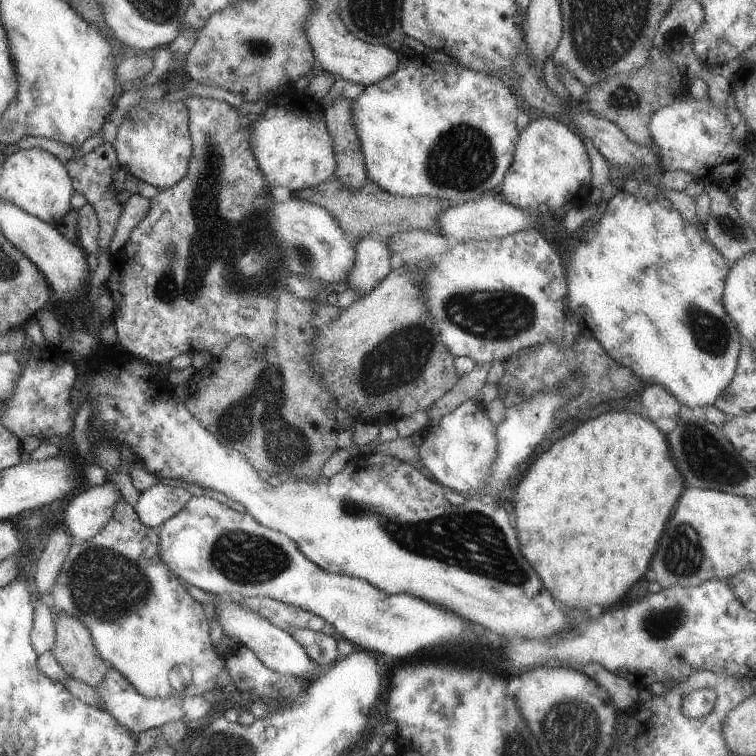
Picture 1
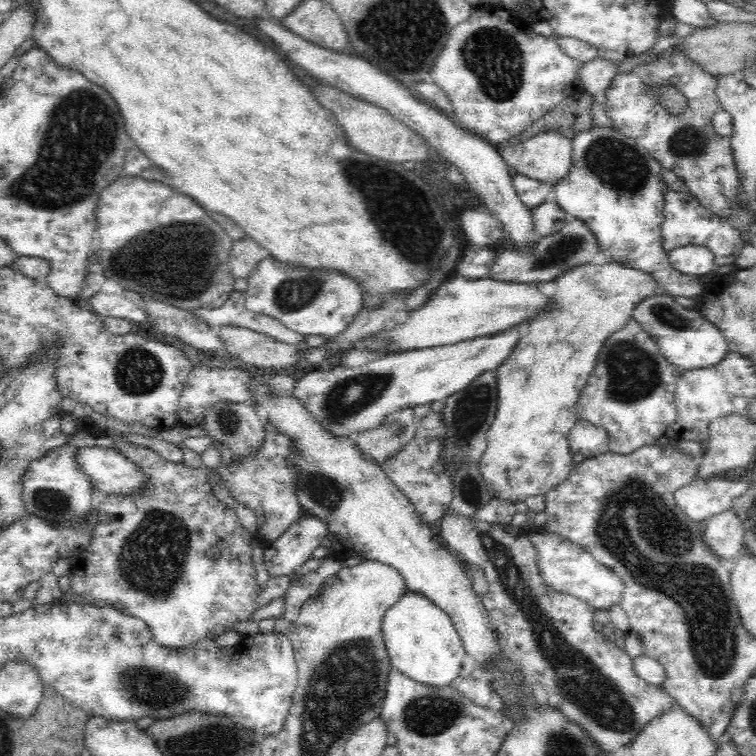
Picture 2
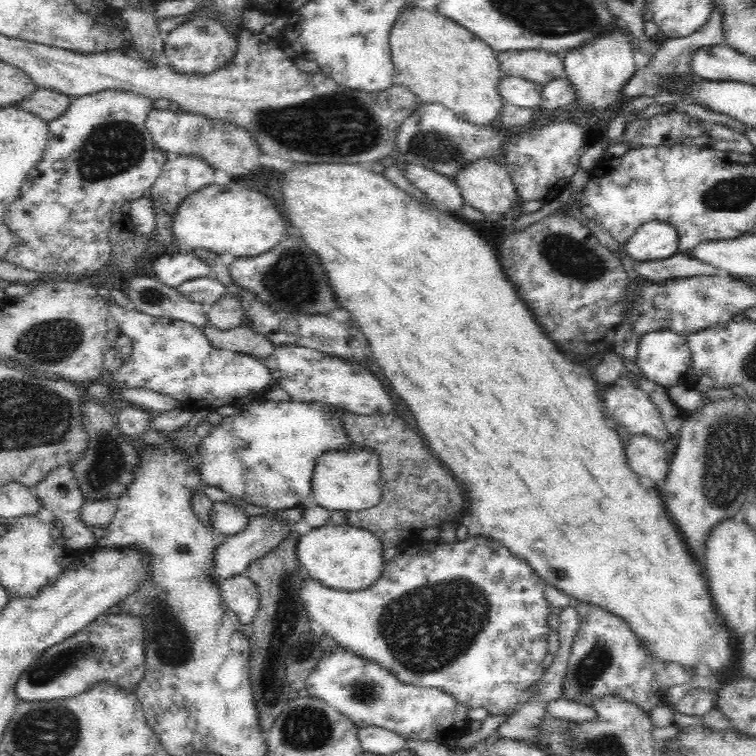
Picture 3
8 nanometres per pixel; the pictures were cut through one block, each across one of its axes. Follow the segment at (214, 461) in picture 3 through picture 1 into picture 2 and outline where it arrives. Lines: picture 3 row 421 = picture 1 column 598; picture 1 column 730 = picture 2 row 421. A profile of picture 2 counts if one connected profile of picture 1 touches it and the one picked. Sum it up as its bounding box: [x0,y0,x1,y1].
[290,321,528,437]

